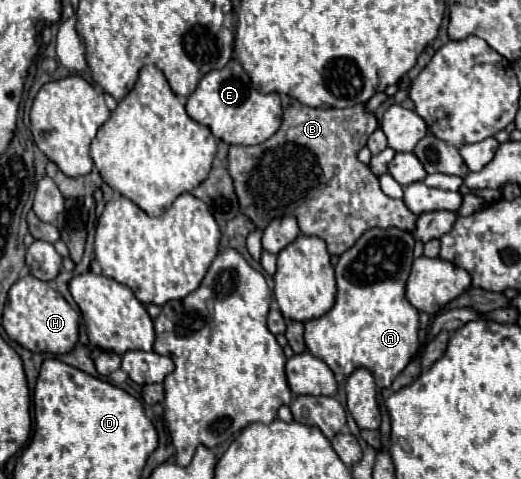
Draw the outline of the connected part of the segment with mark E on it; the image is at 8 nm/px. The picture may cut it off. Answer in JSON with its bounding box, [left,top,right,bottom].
[187,59,281,145]

